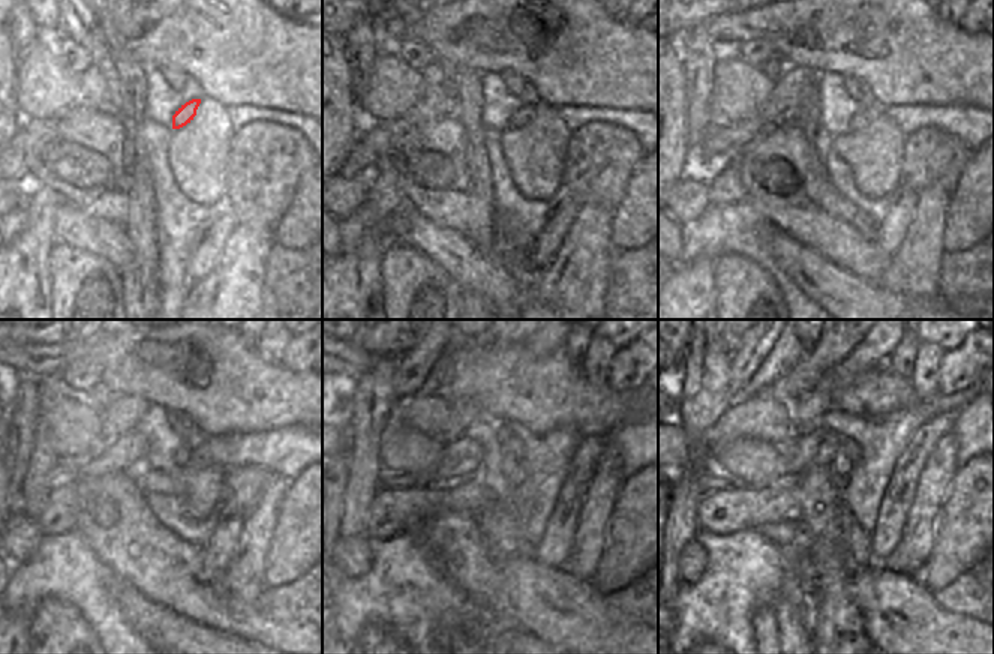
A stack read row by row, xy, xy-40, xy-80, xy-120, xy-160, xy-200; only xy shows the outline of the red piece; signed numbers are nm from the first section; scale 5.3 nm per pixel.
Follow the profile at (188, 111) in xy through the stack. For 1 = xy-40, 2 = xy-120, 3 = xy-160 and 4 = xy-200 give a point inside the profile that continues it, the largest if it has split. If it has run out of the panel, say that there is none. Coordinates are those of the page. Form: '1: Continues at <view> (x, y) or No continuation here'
1: Continues at xy-40 (523, 114)
2: Continues at xy-120 (183, 453)
3: Continues at xy-160 (510, 462)
4: Continues at xy-200 (841, 464)

